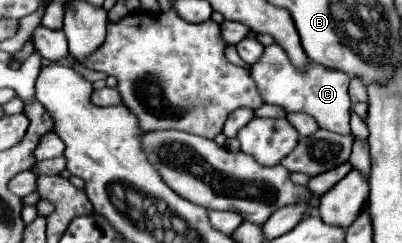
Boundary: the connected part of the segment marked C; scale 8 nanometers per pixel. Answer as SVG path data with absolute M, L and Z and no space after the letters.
M278 44L266 46L256 64L250 66L250 76L256 82L258 94L266 104L276 104L286 112L306 112L316 118L318 126L336 134L350 134L350 98L348 98L348 74L326 68L322 64L310 64L308 72L298 72Z

